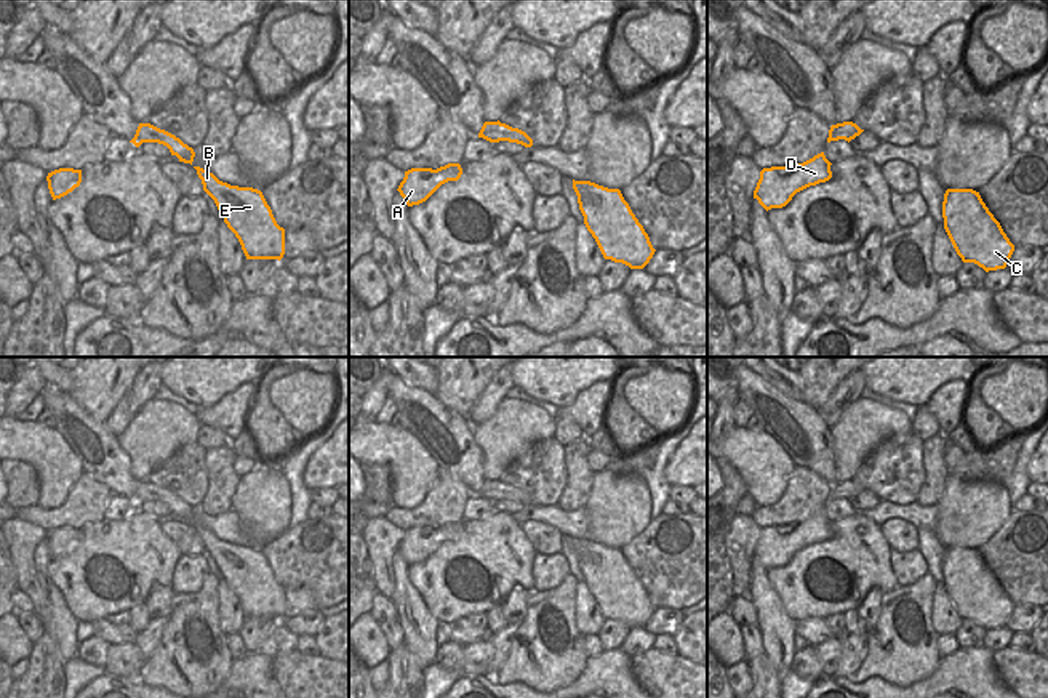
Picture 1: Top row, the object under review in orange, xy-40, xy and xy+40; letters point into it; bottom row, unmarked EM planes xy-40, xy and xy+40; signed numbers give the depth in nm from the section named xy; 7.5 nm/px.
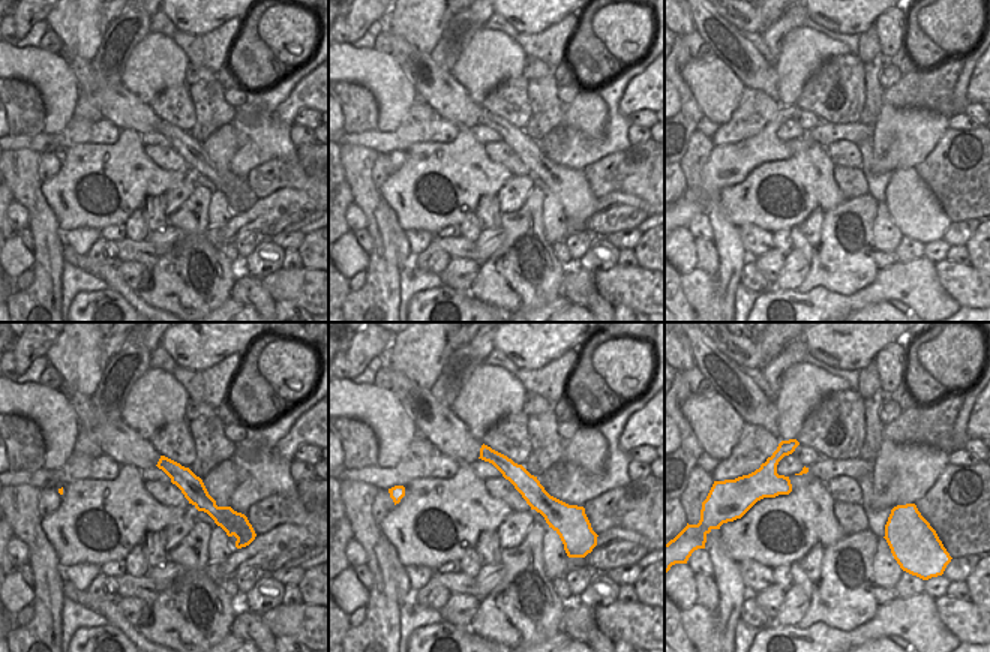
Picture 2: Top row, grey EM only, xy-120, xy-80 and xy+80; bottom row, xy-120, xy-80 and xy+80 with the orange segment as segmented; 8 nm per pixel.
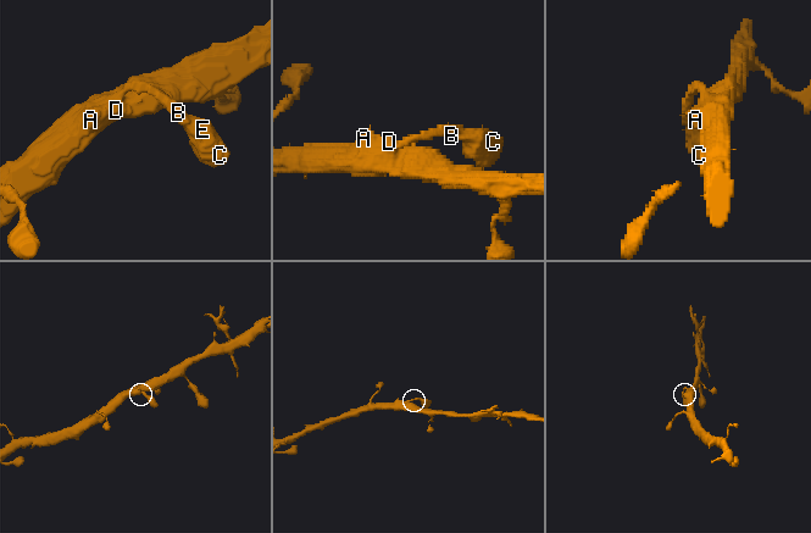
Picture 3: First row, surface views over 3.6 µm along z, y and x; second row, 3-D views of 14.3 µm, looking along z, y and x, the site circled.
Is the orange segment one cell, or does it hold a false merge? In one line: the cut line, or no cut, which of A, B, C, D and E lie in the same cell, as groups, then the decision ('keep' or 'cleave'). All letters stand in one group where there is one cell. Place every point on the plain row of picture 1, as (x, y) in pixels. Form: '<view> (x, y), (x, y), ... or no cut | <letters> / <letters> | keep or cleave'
no cut | A B C D E | keep

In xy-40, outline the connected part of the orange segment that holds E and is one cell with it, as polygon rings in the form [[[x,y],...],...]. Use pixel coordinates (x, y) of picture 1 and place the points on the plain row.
[[[194,525],[203,549],[214,559],[224,581],[238,597],[246,618],[282,618],[285,588],[272,573],[261,549],[219,540],[213,532]]]

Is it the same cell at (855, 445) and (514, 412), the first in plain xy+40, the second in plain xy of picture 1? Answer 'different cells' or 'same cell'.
same cell

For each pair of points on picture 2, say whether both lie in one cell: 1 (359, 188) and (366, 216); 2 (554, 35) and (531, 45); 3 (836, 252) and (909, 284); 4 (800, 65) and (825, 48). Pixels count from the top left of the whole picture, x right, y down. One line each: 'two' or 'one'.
1: one
2: one
3: two
4: one

